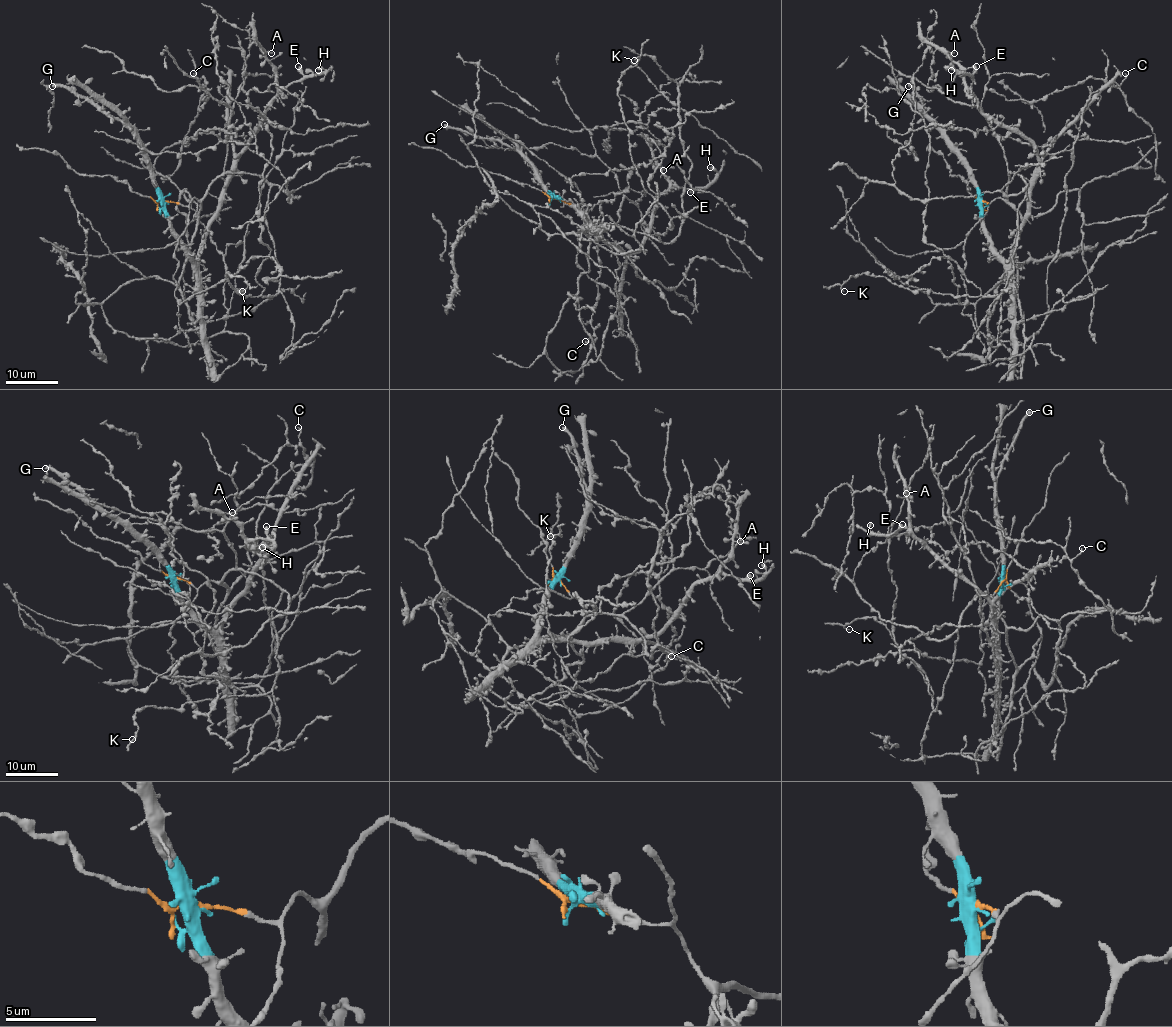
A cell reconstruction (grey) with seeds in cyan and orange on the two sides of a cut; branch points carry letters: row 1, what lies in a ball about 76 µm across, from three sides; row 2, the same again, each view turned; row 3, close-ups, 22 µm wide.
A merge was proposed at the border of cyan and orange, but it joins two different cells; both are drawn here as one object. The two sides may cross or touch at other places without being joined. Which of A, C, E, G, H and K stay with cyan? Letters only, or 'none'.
A, E, G, H

